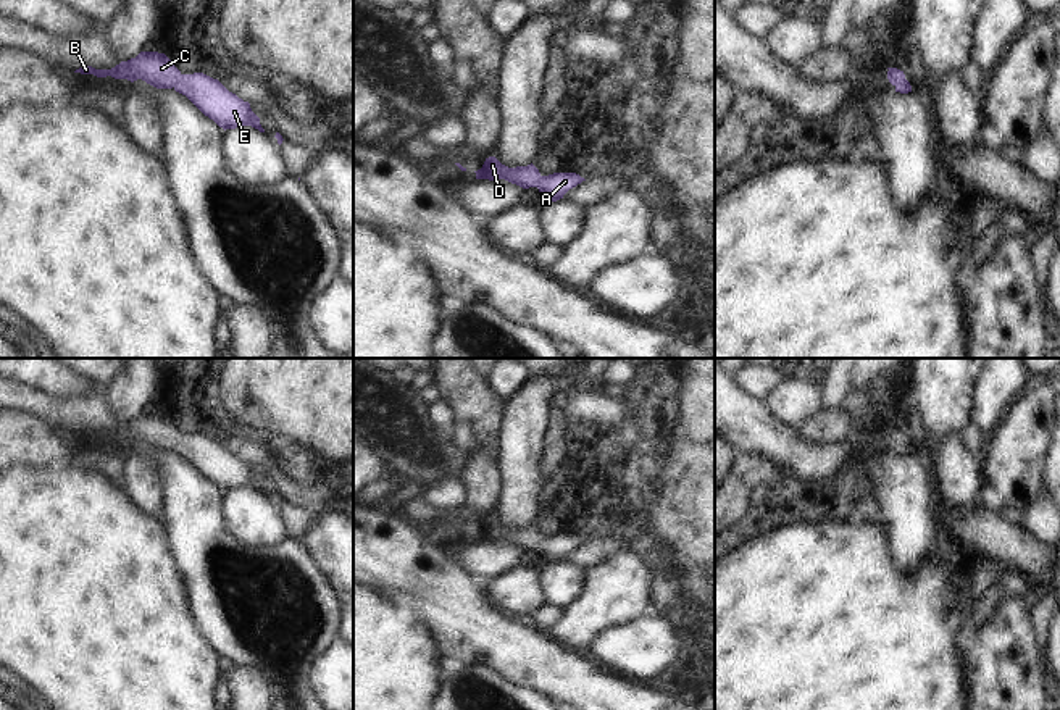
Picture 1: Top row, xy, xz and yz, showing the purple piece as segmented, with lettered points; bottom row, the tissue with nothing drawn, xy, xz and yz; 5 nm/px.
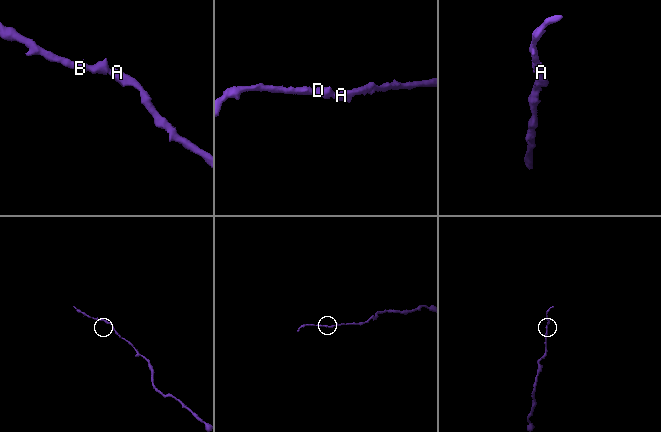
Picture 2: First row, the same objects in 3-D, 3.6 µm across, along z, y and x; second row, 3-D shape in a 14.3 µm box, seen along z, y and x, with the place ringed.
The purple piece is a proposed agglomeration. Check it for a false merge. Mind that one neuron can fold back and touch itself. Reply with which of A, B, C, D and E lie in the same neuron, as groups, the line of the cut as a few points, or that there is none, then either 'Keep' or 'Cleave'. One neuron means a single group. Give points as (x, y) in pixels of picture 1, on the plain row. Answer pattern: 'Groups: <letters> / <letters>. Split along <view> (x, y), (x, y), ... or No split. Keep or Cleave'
Groups: A B C D E. No split. Keep.

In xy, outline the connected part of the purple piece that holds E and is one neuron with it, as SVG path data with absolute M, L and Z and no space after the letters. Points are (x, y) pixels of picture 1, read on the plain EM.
M140 413L136 420L121 423L111 431L82 428L74 434L94 436L97 439L111 437L131 444L142 441L156 450L174 450L224 492L252 487L265 494L260 479L252 473L248 463L244 463L218 441L203 434L182 436L165 415Z

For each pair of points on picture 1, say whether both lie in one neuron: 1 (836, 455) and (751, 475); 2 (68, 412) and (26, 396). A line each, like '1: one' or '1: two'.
1: two
2: one

